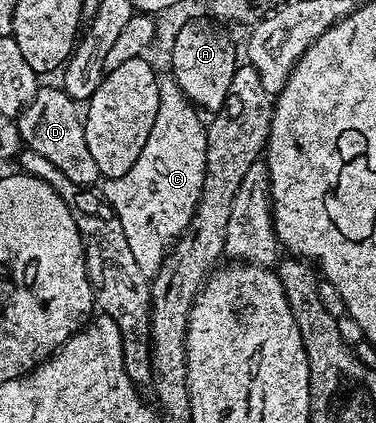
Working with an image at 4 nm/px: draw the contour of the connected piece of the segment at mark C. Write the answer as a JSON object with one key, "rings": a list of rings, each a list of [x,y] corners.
{"rings":[[[173,79],[163,80],[158,86],[160,91],[160,107],[156,111],[156,123],[150,132],[148,143],[144,143],[144,151],[140,151],[140,159],[132,163],[130,170],[119,177],[111,177],[101,186],[100,192],[116,211],[120,219],[120,227],[124,227],[124,236],[128,239],[128,248],[144,271],[147,279],[158,274],[162,262],[166,260],[172,246],[181,237],[190,217],[198,206],[198,196],[206,174],[206,125],[198,118],[199,110],[186,97],[184,91]]]}

